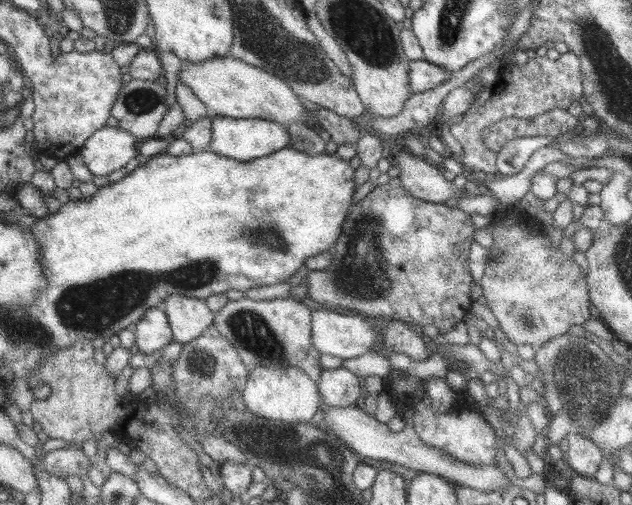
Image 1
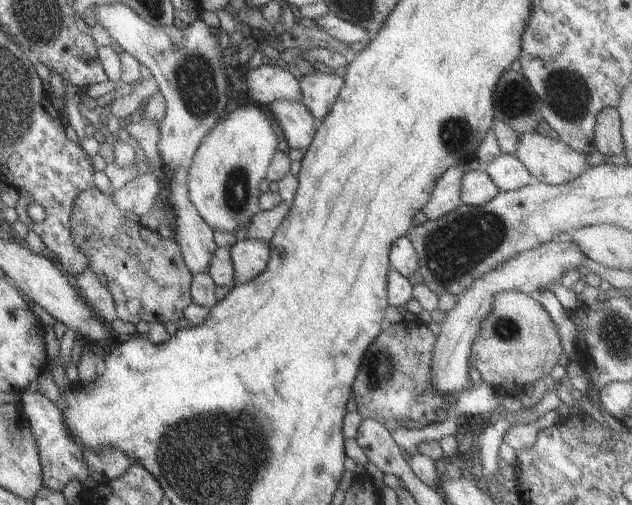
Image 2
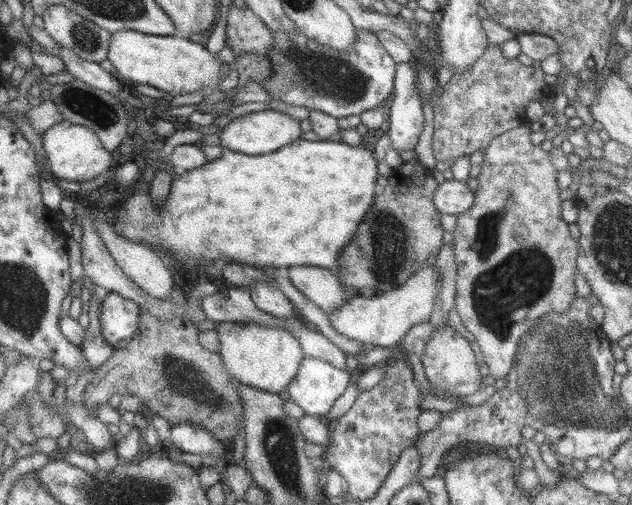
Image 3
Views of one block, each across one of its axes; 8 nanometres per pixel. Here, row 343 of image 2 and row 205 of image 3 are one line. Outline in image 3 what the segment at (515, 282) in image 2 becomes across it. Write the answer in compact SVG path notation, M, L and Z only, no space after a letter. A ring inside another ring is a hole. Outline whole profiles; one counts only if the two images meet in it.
M444 180L431 194L433 207L440 215L455 216L467 210L473 204L473 194L465 182Z

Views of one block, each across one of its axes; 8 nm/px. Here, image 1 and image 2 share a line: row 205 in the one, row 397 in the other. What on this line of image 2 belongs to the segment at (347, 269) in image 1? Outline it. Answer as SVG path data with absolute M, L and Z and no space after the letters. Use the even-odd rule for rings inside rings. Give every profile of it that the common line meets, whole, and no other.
M417 320L383 325L351 384L356 412L362 419L376 420L388 431L397 427L418 429L435 422L435 412L445 412L454 403L445 399L449 394L437 394L429 384L429 358L435 337Z

